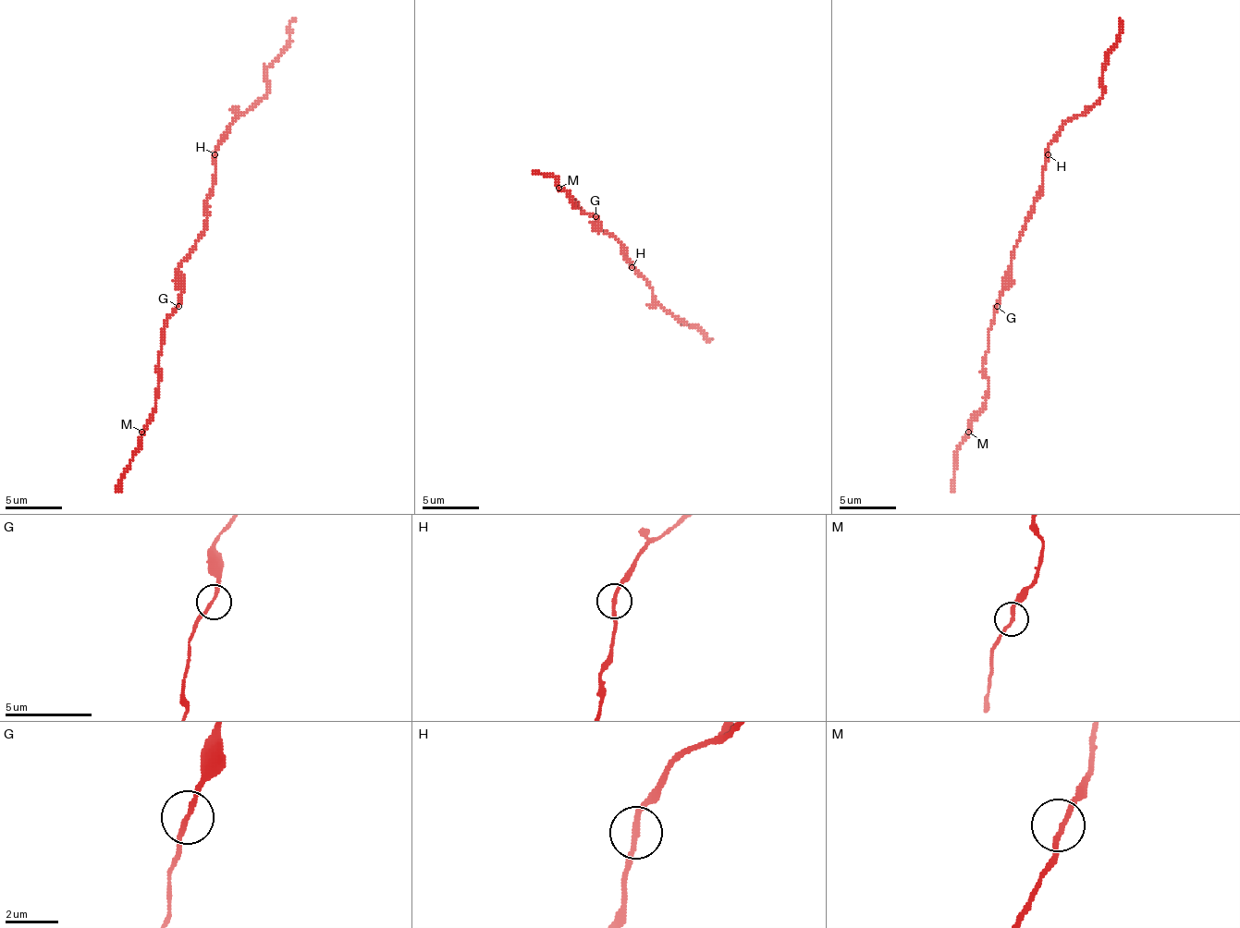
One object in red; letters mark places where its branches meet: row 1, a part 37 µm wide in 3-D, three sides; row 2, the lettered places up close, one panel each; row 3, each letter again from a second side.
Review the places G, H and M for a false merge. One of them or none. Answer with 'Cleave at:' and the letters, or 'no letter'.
Cleave at: H

